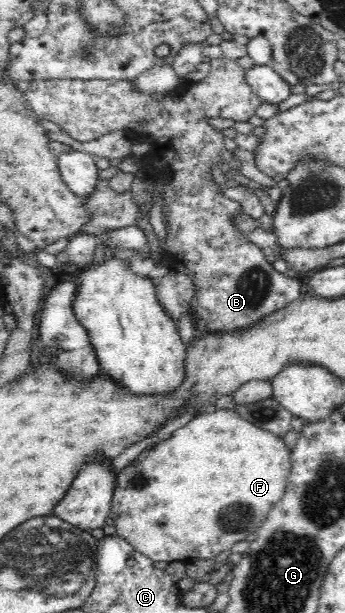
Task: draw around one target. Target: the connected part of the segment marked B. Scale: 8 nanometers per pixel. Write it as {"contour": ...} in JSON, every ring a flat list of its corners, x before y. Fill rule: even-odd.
{"contour":[[227,57,218,58,212,61,209,75,200,82,186,82,180,84,174,91,170,91,164,98,158,99,158,94,146,95,135,90,132,82,128,80,109,80,109,79,47,79,47,80,34,80,30,82,28,90,24,91,24,98,28,102,28,106,34,110,40,119,51,121,61,125,68,135,78,141,92,141,99,138,101,135,122,129,126,135,131,138,131,141,137,147,136,152,142,159,142,169,150,171,152,180,152,199,157,195,162,195,164,205,162,214,164,225,166,228,166,241,165,251,167,253,167,260,169,268,174,269,182,274,190,276,194,280,194,287,196,289,194,298,190,305,192,306,192,313,200,319,204,319,206,329,212,333,232,333,232,331,245,331,248,327,252,328,256,323,260,323,262,319,266,319,266,315,272,315,272,311,280,311,280,307,286,307,290,303,296,302,301,296,302,291,300,278,290,278,282,273,275,271,272,264,266,260,267,250,262,250,253,242,249,241,246,233,236,229,235,223,231,220,233,215,241,212,240,204,237,201,232,201,224,197,221,192,221,187,224,186,221,180,218,168,222,165,221,151,224,150,222,129,216,129,211,123,207,122,208,118,224,118,231,119,232,121,248,121,248,119,255,114,256,108,263,103,263,101,256,95,255,91,246,83,245,80,246,70,244,70,237,61,228,59]]}

